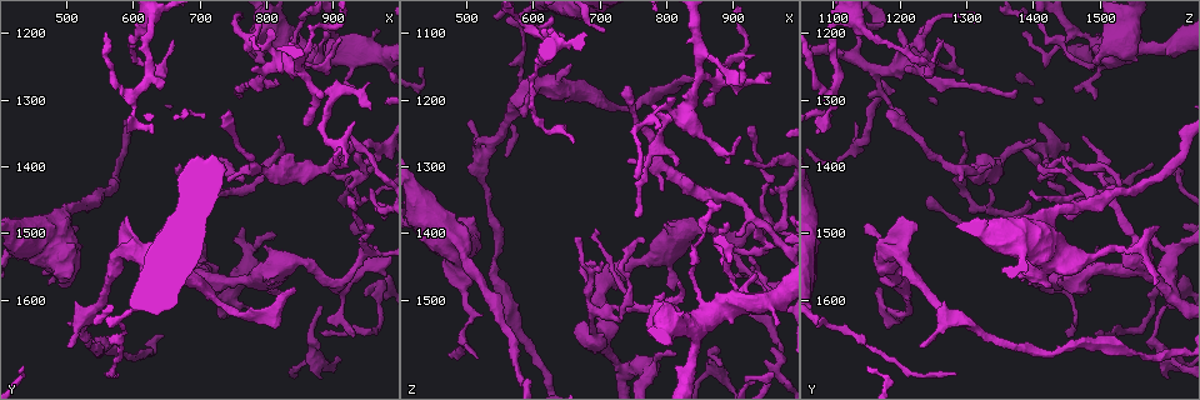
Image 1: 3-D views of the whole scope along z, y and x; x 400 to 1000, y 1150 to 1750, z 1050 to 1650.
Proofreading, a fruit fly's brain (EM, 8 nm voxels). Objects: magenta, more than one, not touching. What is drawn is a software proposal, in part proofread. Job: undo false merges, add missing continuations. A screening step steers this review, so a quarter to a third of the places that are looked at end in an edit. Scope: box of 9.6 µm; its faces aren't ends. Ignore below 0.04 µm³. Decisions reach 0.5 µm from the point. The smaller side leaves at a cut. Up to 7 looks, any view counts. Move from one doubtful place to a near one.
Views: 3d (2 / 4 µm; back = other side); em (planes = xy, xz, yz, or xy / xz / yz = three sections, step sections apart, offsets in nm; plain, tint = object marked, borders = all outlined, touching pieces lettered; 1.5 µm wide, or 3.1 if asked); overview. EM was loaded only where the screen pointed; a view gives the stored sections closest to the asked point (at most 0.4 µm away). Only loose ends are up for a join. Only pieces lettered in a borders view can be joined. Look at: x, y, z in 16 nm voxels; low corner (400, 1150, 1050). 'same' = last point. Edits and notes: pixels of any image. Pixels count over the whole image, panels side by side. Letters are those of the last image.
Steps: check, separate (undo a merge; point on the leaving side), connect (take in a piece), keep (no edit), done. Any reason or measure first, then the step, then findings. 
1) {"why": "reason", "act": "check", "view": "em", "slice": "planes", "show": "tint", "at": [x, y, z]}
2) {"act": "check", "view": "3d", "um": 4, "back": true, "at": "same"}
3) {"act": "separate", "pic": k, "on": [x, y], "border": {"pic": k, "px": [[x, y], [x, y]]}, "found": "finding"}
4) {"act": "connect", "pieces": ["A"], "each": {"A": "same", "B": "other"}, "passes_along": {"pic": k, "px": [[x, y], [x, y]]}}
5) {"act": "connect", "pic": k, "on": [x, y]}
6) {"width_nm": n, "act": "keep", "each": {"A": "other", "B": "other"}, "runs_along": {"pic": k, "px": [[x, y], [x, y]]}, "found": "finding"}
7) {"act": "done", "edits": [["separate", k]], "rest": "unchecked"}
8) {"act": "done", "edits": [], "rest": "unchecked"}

{"why": "branch stops here", "act": "check", "view": "3d", "um": 2, "at": [505, 1675, 1235]}

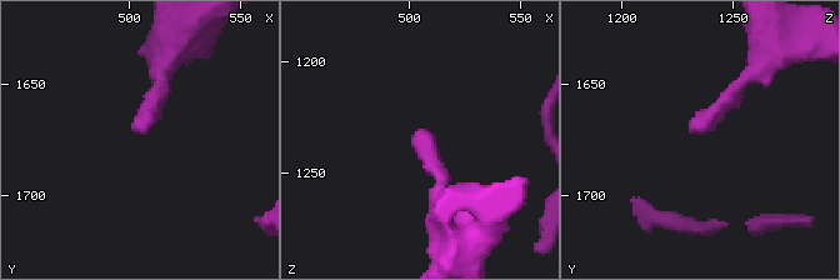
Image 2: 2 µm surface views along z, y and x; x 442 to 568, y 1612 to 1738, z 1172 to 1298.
{"why": "shape alone is not enough", "act": "check", "view": "em", "slice": "yz", "step": 8, "show": "borders", "at": [501, 1671, 1234]}

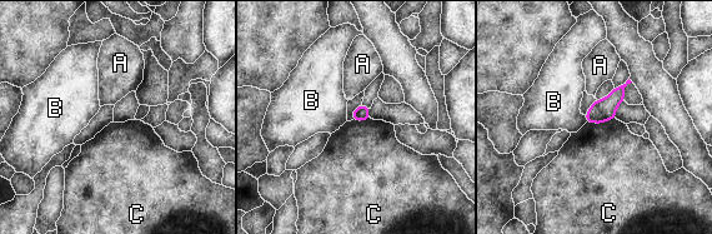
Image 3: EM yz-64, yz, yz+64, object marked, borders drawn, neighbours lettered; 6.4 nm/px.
{"act": "keep", "each": {"A": "other", "B": "other", "C": "other"}, "border": {"pic": 3, "px": [[615, 118], [601, 123], [586, 123]]}, "found": "none of them fits"}

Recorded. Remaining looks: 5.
{"why": "sharp bend", "act": "check", "view": "em", "slice": "planes", "show": "tint", "at": [600, 1290, 1100]}

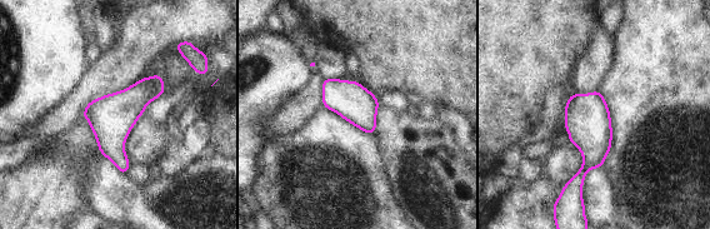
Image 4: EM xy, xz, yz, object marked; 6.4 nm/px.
{"why": "what lies round it", "act": "check", "view": "em", "slice": "planes", "show": "borders", "at": "same"}

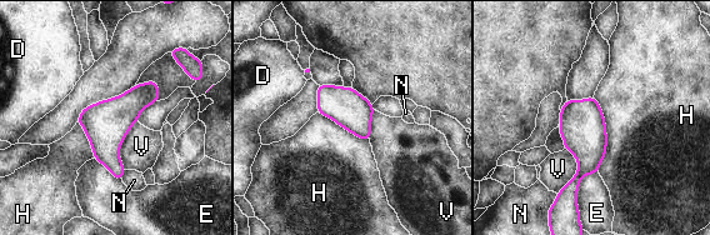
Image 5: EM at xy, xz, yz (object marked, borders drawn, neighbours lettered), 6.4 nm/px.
{"width_nm": 240, "act": "keep", "each": {"D": "other", "E": "other", "H": "other", "N": "other", "V": "other"}, "border": {"pic": 5, "px": [[594, 96], [606, 131], [599, 171]]}, "found": "one neuron here"}

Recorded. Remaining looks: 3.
{"why": "thin neck", "act": "check", "view": "em", "slice": "xz", "step": 8, "show": "tint", "at": [790, 1220, 1215]}

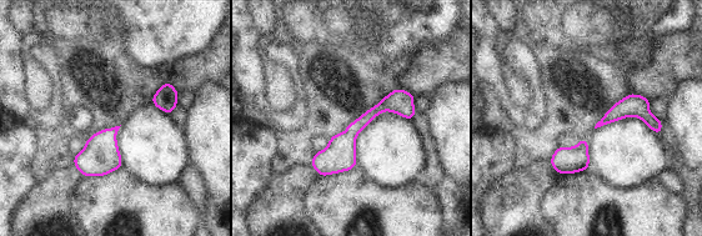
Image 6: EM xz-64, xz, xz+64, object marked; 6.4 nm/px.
{"why": "cut it another way", "act": "check", "view": "em", "slice": "planes", "show": "borders", "at": "same"}

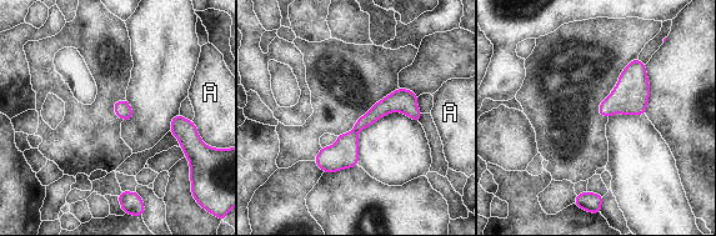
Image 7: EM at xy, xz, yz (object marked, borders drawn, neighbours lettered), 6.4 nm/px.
{"act": "keep", "each": {"A": "other"}, "border": {"pic": 7, "px": [[193, 120], [199, 136], [219, 149]]}, "found": "one neuron here"}

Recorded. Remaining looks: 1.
{"act": "done", "edits": [], "rest": "unchecked"}

